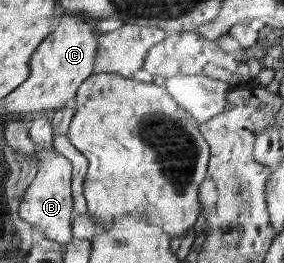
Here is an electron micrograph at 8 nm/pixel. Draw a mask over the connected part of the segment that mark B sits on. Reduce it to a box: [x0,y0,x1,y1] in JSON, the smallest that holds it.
[19,149,73,244]

